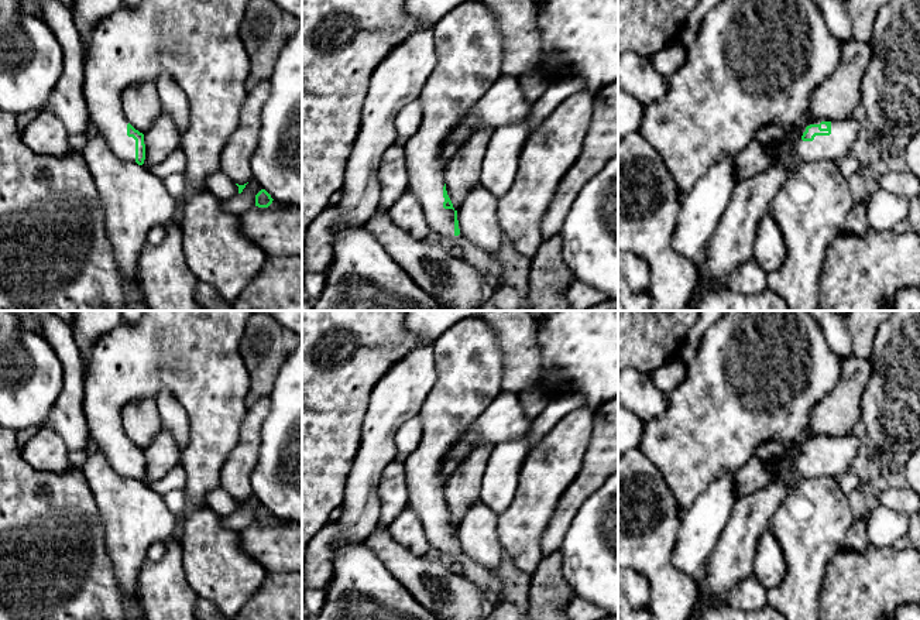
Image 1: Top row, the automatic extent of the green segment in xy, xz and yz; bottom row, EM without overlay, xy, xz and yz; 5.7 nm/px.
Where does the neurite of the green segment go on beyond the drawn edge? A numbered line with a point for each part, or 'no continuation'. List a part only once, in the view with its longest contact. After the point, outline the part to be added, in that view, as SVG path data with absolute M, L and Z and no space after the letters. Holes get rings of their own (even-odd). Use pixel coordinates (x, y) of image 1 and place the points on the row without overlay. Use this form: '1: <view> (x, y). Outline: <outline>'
1: yz (757, 376). Outline: M728 311L706 332L696 357L684 363L686 377L666 393L667 411L643 422L638 449L662 472L682 515L722 472L737 472L769 439L797 448L797 476L838 477L851 470L858 455L859 441L855 436L831 436L831 451L816 452L813 458L803 458L801 452L807 442L821 439L807 434L810 412L837 387L841 364L842 359L830 349L821 326L809 311Z

